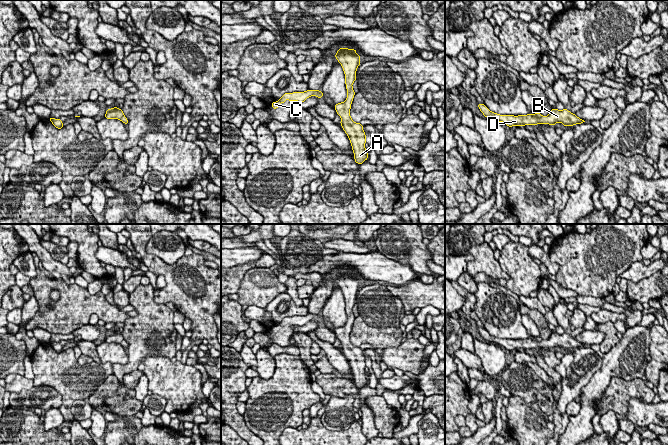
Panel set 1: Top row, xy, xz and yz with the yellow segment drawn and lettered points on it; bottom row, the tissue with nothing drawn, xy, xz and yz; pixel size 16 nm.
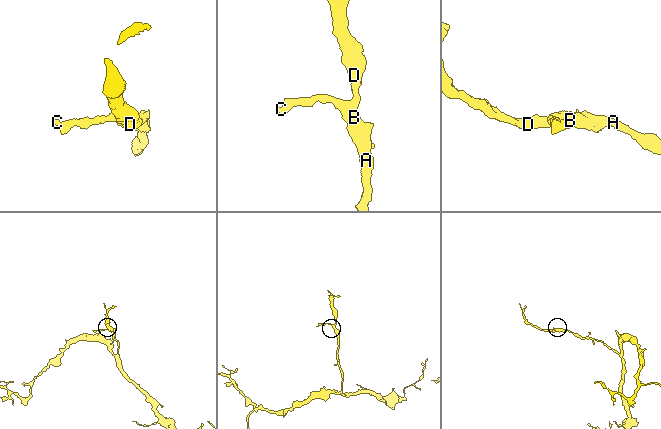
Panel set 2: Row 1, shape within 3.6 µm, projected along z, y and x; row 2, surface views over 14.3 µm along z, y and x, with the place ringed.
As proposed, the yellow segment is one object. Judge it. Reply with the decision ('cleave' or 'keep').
keep

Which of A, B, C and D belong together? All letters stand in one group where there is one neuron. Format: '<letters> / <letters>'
A B C D

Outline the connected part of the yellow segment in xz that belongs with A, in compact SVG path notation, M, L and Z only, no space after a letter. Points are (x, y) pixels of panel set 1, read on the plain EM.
M340 272L335 282L342 289L345 298L345 308L347 313L347 322L344 326L334 330L337 339L341 341L341 350L349 361L354 383L357 388L362 388L368 383L368 377L365 372L366 359L363 355L363 349L355 347L350 340L351 328L355 319L352 308L356 304L356 295L360 289L361 280L356 278L355 273Z

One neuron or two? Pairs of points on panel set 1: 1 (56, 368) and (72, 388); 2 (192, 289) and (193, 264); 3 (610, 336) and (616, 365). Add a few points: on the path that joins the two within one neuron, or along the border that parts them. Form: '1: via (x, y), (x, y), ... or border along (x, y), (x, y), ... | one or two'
1: via (61, 373), (69, 383) | one
2: via (192, 283), (192, 270) | one
3: border along (622, 335), (622, 338), (603, 354) | two

